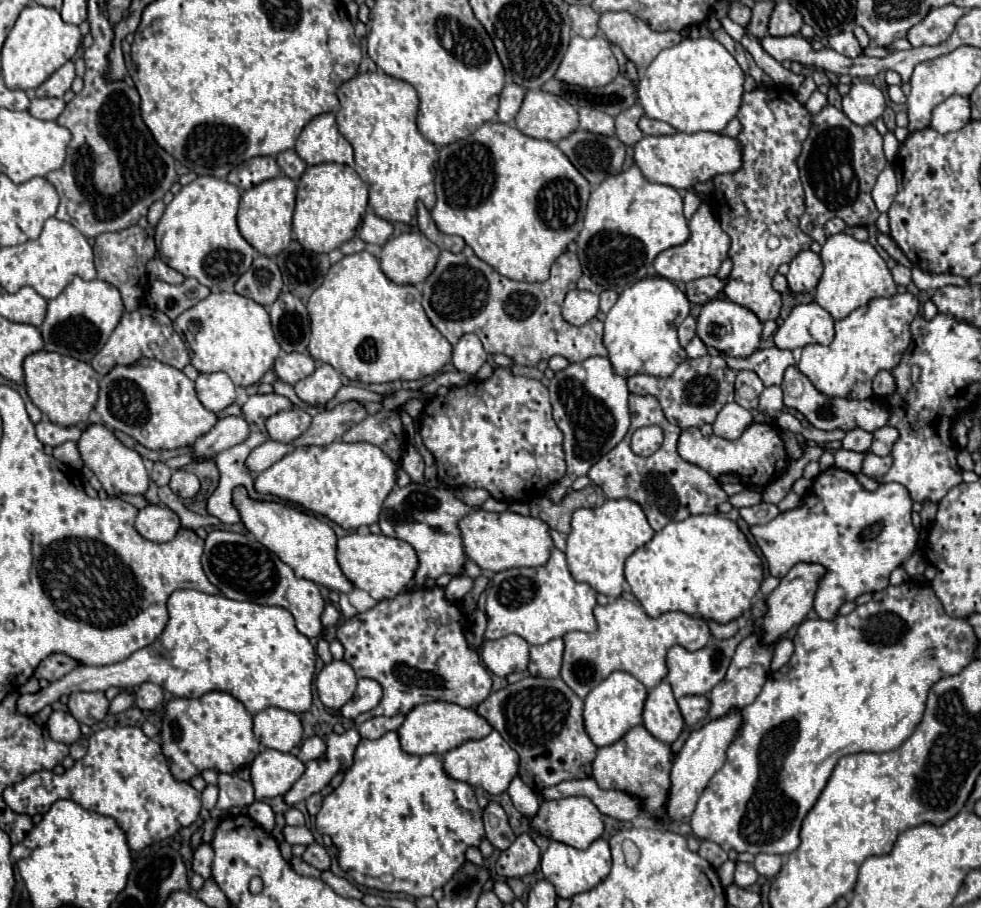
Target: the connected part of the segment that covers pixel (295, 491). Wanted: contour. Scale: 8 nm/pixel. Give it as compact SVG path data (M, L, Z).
M335 441L329 445L297 447L255 479L259 493L277 495L313 513L325 515L347 531L379 521L385 497L397 485L397 463L371 443Z

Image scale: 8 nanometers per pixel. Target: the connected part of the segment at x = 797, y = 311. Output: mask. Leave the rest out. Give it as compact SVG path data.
M815 301L807 305L797 305L789 317L779 325L773 335L775 347L779 349L797 349L809 343L829 345L835 337L835 319L819 307Z

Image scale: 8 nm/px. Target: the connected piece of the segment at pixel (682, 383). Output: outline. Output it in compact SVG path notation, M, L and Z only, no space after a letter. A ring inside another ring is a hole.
M705 355L699 359L685 359L669 377L653 375L633 375L627 379L629 393L633 395L651 395L659 401L667 421L679 425L681 429L701 427L713 423L721 407L735 397L735 371L727 367L721 355Z

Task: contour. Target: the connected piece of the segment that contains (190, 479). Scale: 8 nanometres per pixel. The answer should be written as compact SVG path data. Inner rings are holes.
M177 469L171 477L171 483L169 483L171 491L177 493L179 497L183 499L191 499L199 493L199 479L193 475L193 473L187 473L183 469Z

